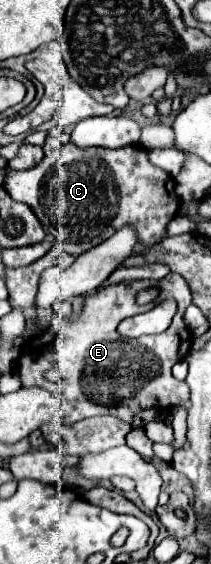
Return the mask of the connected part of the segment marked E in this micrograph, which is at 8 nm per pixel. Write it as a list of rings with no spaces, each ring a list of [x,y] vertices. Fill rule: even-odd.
[[[168,274],[162,280],[138,280],[138,282],[122,282],[108,288],[98,290],[90,298],[86,298],[82,314],[66,326],[64,334],[56,336],[44,331],[40,335],[26,340],[20,350],[20,358],[16,364],[16,372],[20,376],[22,388],[44,388],[56,394],[62,400],[62,422],[74,424],[78,420],[110,412],[118,420],[132,424],[136,414],[144,408],[170,410],[172,406],[186,406],[190,392],[186,382],[178,382],[170,368],[180,362],[190,352],[190,330],[184,326],[184,310],[192,302],[190,288],[182,276]],[[158,288],[160,294],[156,300],[148,304],[138,304],[136,294],[140,290]],[[174,298],[178,302],[178,312],[170,324],[170,328],[156,336],[142,338],[122,338],[116,332],[116,326],[138,312],[152,310],[158,302]],[[48,370],[56,370],[62,376],[62,384],[54,384],[44,378]]]

